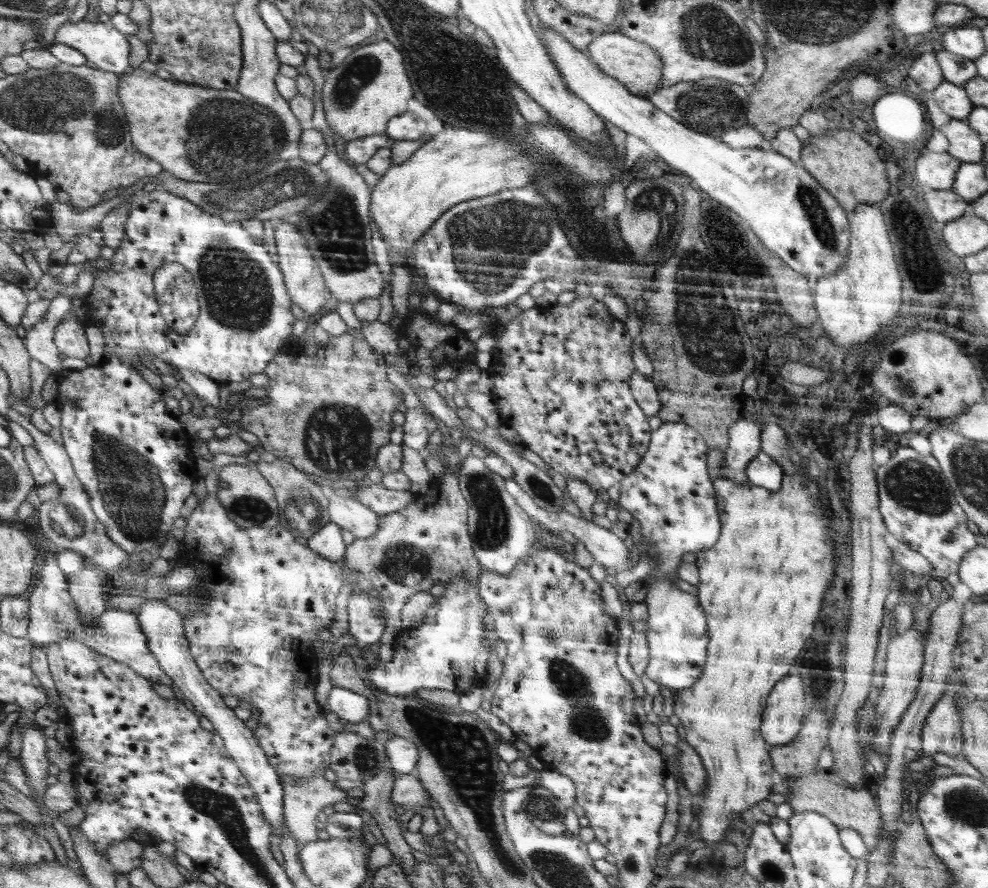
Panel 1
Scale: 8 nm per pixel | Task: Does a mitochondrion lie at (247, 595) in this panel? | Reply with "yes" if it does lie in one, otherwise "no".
no

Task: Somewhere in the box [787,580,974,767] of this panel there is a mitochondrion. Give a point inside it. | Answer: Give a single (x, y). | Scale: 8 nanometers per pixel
(820, 685)

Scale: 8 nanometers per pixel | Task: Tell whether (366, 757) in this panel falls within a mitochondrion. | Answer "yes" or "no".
yes

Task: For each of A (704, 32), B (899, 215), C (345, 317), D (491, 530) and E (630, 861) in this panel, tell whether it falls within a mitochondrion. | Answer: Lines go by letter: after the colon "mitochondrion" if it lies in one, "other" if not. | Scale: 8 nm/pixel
A: mitochondrion
B: other
C: other
D: mitochondrion
E: mitochondrion

